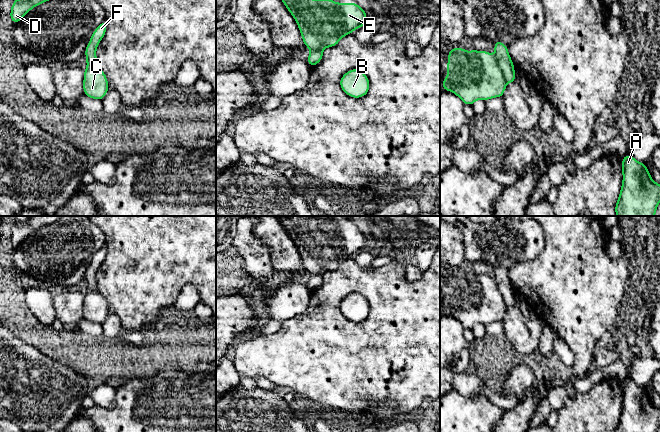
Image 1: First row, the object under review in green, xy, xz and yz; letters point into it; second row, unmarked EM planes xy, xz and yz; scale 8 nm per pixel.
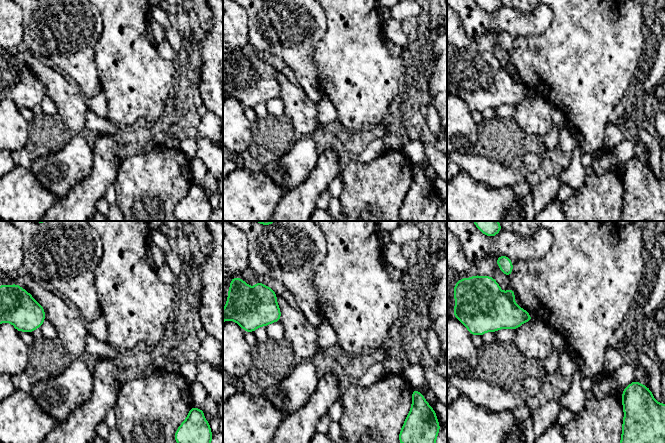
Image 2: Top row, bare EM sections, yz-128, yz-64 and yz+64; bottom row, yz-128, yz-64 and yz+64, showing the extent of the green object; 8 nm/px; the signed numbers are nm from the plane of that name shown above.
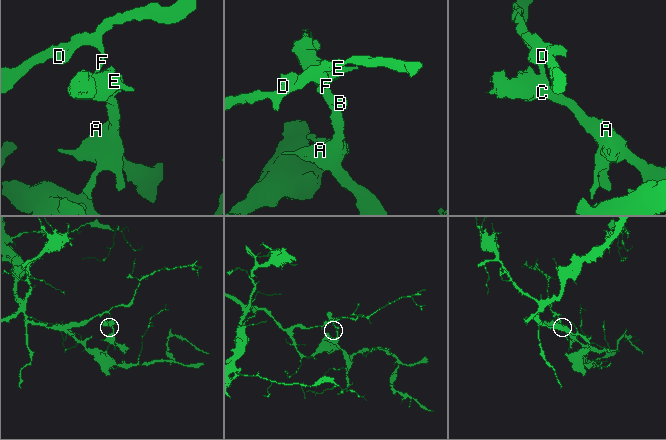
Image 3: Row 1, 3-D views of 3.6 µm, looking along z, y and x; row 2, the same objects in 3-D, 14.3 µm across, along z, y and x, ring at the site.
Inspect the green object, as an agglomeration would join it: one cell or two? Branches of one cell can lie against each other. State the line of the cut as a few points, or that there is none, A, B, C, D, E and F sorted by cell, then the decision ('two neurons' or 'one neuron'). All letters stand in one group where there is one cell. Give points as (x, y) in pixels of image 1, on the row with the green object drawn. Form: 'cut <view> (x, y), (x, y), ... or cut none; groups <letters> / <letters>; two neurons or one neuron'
cut yz (493, 55), (507, 82); groups A B C E / D F; two neurons

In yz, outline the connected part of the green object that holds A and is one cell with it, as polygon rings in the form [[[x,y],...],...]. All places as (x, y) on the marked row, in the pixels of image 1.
[[[626,155],[622,158],[622,175],[616,216],[655,216],[660,203],[660,184],[653,181],[647,166]]]

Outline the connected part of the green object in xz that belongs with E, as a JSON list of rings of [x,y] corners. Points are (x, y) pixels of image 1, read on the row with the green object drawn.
[[[282,0],[311,51],[336,46],[346,35],[366,26],[367,13],[355,3],[333,0]]]

